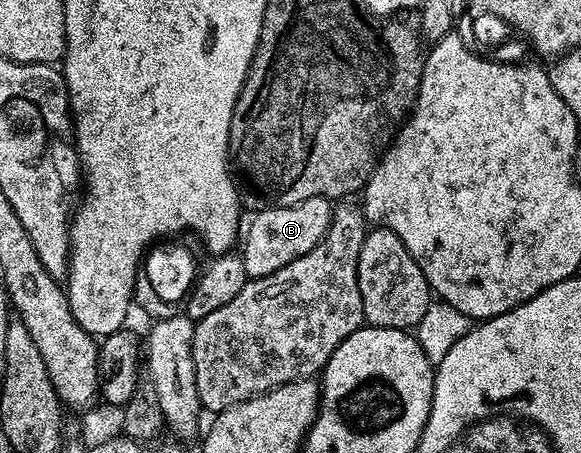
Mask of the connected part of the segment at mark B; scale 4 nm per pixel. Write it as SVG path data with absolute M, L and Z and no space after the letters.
M315 197L302 203L294 203L290 207L274 207L253 212L252 222L249 225L247 222L246 232L242 237L246 275L250 279L274 275L274 271L282 271L286 263L314 251L314 247L318 247L330 227L333 208L333 202L329 198Z

